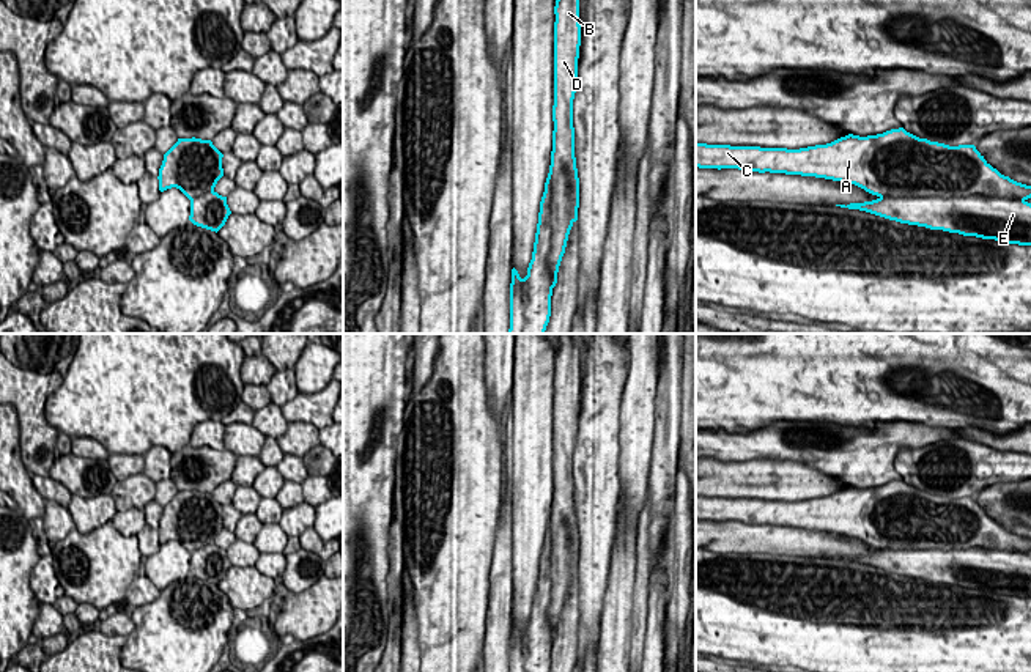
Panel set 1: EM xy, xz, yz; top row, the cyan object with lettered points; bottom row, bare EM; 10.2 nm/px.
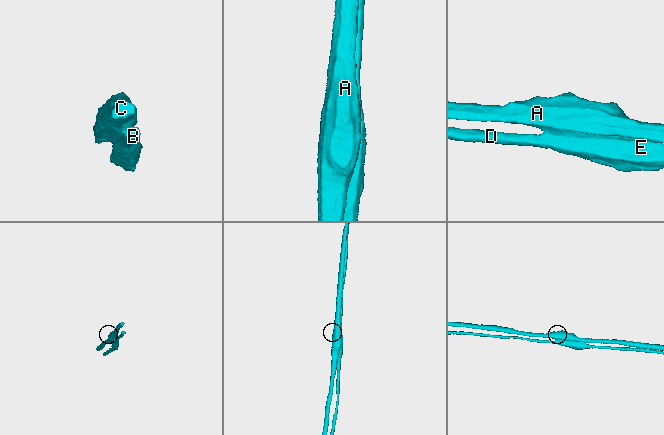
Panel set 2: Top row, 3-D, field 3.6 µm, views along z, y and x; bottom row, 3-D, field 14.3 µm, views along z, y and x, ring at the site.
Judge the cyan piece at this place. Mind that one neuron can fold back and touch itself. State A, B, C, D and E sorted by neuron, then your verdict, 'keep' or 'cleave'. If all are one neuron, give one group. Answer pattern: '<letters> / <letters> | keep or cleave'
A C / B D E | cleave

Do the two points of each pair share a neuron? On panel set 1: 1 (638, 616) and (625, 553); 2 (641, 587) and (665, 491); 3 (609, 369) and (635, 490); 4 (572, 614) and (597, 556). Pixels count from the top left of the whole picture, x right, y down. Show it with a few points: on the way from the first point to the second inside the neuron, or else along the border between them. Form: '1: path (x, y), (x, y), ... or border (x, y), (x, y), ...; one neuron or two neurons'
1: border (636, 551), (631, 625); two neurons
2: border (652, 516), (649, 526), (649, 572); two neurons
3: border (627, 381), (620, 405), (619, 455); two neurons
4: border (576, 573), (578, 638); two neurons

